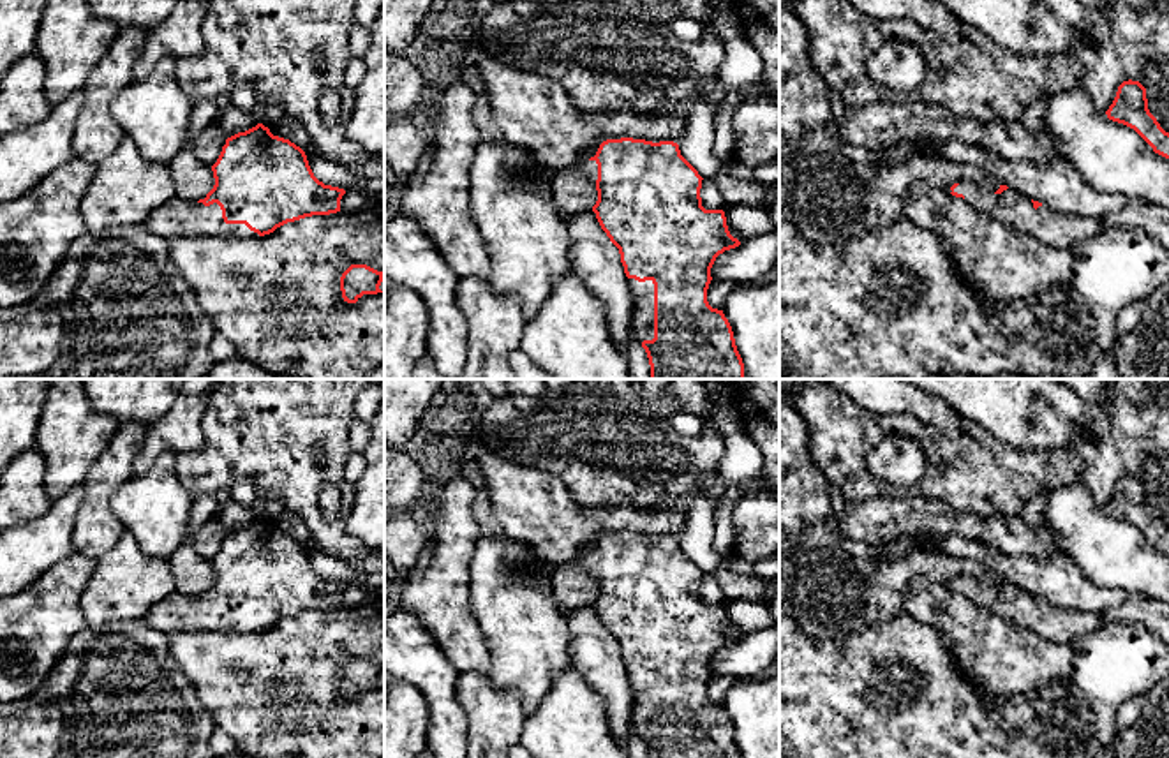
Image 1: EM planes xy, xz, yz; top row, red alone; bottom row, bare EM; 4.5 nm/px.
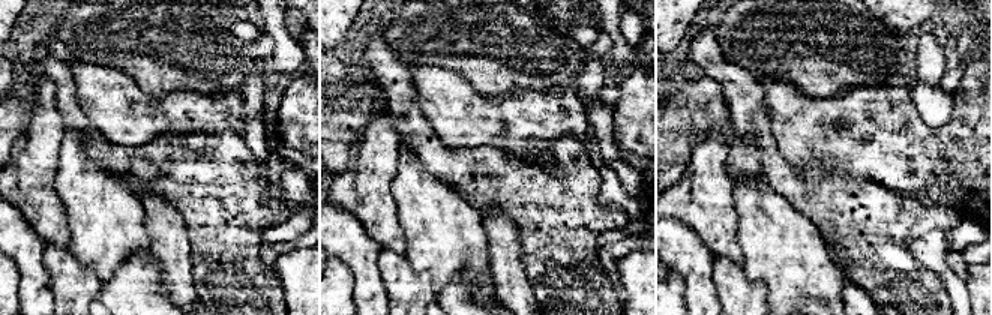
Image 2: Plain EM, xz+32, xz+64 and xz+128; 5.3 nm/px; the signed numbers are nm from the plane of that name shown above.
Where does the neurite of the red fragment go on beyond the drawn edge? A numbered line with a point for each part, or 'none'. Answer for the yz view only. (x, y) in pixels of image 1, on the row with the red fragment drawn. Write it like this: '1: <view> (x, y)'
1: yz (1062, 230)

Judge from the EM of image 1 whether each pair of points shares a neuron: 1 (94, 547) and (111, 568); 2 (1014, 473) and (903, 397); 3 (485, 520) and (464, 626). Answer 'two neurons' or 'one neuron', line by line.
1: two neurons
2: two neurons
3: two neurons

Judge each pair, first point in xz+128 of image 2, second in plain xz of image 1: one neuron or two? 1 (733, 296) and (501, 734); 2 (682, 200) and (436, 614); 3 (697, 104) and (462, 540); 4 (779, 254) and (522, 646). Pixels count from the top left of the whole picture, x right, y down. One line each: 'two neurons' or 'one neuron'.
1: one neuron
2: one neuron
3: two neurons
4: one neuron

